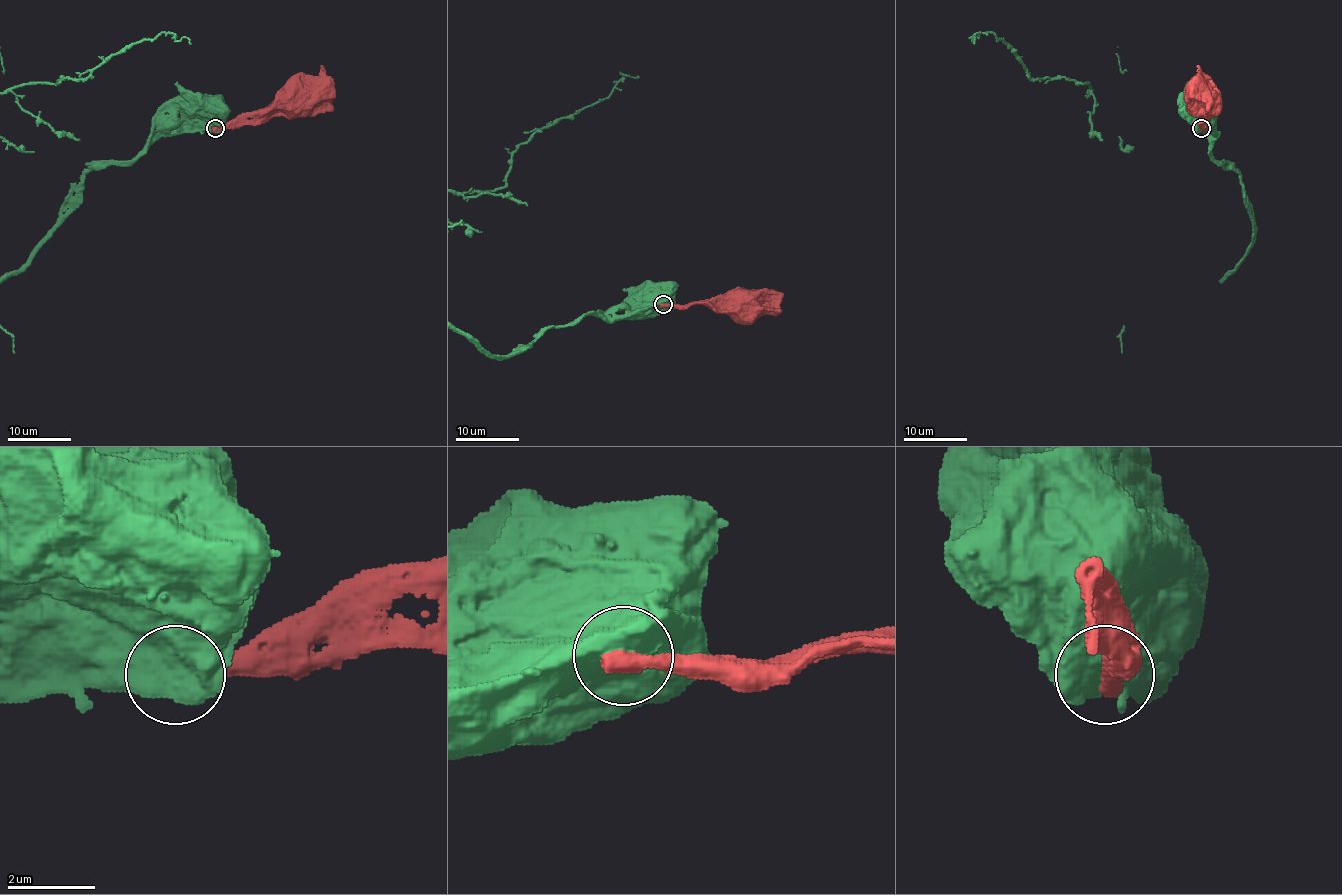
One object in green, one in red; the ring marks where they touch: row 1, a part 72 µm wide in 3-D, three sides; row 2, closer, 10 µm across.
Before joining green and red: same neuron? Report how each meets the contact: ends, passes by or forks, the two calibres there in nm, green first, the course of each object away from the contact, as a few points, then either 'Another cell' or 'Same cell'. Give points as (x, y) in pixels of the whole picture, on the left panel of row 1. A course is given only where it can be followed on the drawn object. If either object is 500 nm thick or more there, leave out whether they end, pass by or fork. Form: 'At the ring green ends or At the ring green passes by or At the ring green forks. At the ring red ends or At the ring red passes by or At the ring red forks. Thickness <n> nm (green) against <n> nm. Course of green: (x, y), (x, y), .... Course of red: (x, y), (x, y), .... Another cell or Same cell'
Thickness 1000 nm (green) against 550 nm. Course of green: (214, 129), (214, 124), (200, 109), (202, 106). Course of red: (214, 129), (235, 127), (251, 114), (288, 109), (293, 100). Another cell

